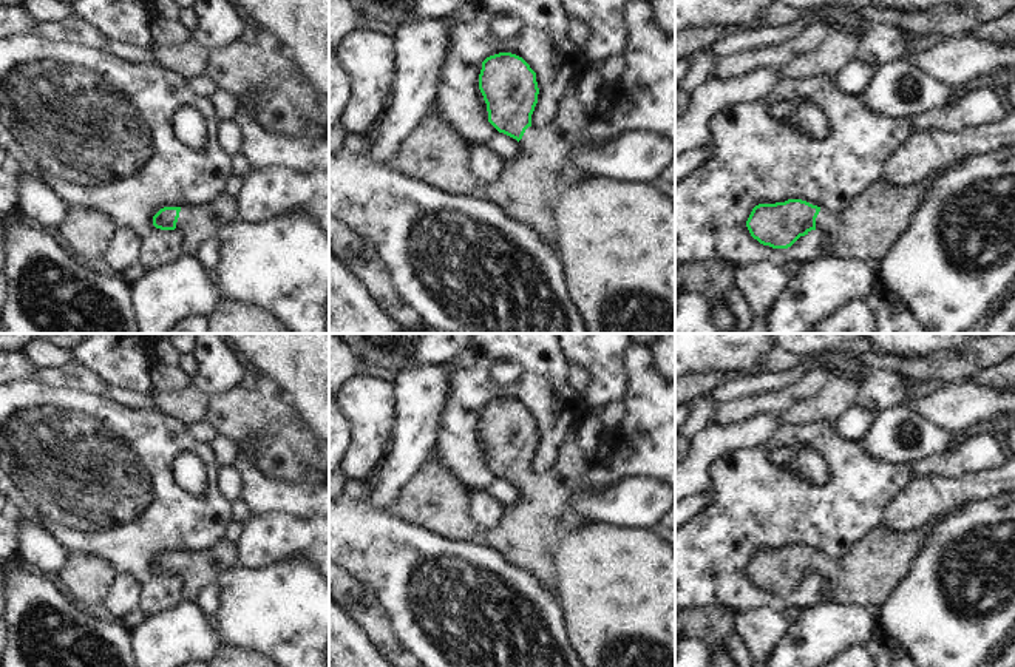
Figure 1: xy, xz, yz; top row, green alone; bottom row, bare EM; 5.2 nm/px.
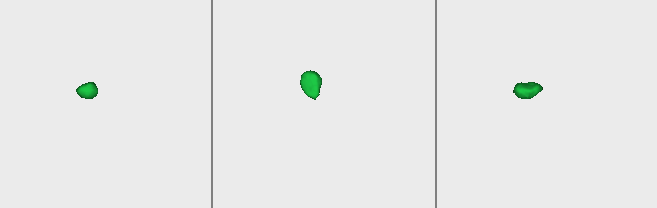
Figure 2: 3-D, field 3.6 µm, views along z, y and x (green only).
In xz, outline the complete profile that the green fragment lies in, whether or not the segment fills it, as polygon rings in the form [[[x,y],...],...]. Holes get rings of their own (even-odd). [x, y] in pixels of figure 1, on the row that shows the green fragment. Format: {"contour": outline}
{"contour": [[[499,52],[482,62],[479,74],[479,90],[484,96],[488,111],[488,122],[499,131],[521,144],[521,154],[504,162],[501,174],[493,184],[477,184],[476,195],[494,202],[510,218],[539,233],[553,245],[556,230],[553,227],[553,208],[562,191],[558,171],[570,162],[572,150],[584,137],[589,114],[578,103],[576,85],[565,90],[559,99],[555,117],[544,127],[531,125],[531,114],[538,103],[536,73],[519,56],[511,52]]]}

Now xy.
{"contour": [[[224,191],[204,207],[164,207],[153,216],[153,225],[161,230],[182,233],[182,255],[195,258],[198,247],[238,219],[238,199]]]}

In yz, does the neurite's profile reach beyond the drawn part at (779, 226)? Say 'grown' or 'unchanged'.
grown

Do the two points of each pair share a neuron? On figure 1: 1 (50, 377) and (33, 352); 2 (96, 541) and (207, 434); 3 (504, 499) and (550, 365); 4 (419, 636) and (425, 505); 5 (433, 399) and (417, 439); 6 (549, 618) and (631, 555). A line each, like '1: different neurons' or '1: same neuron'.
1: different neurons
2: different neurons
3: same neuron
4: different neurons
5: same neuron
6: different neurons

